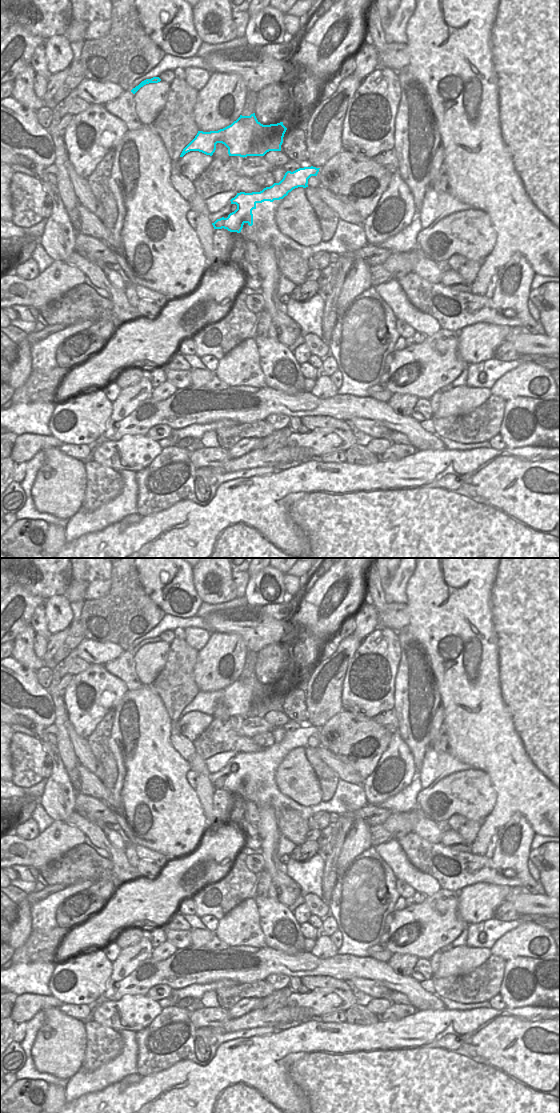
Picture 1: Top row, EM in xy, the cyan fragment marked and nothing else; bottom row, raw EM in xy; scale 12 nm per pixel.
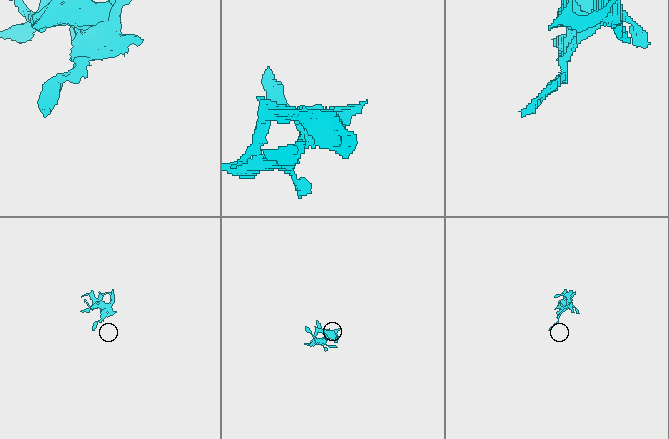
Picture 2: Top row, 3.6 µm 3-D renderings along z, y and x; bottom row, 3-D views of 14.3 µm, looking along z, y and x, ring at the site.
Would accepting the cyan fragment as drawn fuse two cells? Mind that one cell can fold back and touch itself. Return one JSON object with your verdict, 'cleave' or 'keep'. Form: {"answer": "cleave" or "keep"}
{"answer": "cleave"}

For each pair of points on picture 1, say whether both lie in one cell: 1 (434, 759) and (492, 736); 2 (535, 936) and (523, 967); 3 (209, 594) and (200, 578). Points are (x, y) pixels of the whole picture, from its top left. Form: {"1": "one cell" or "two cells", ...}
{"1": "two cells", "2": "two cells", "3": "one cell"}

